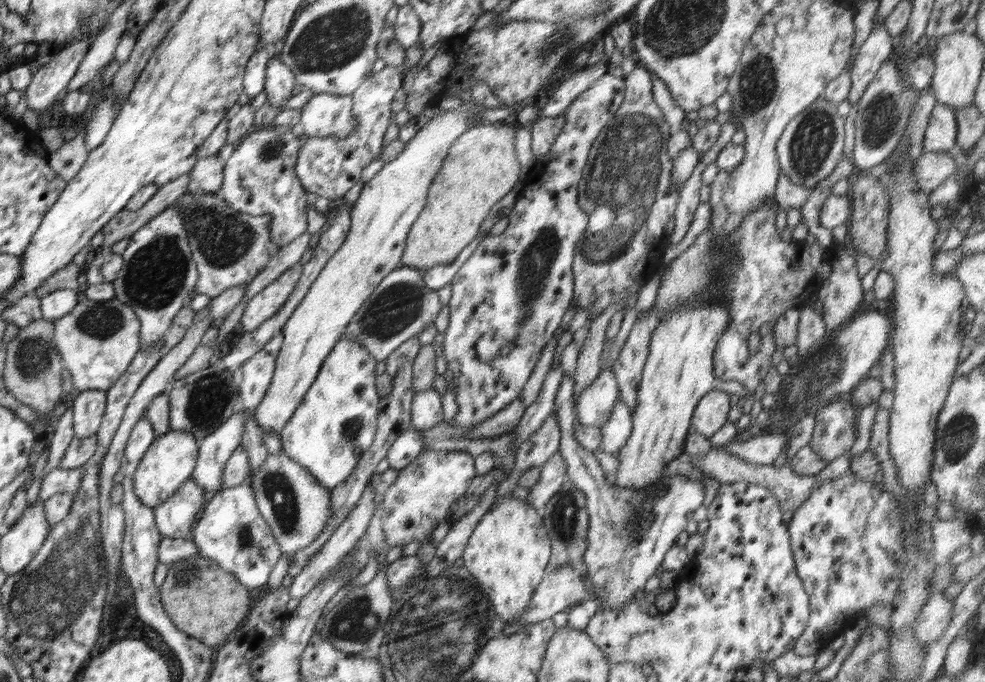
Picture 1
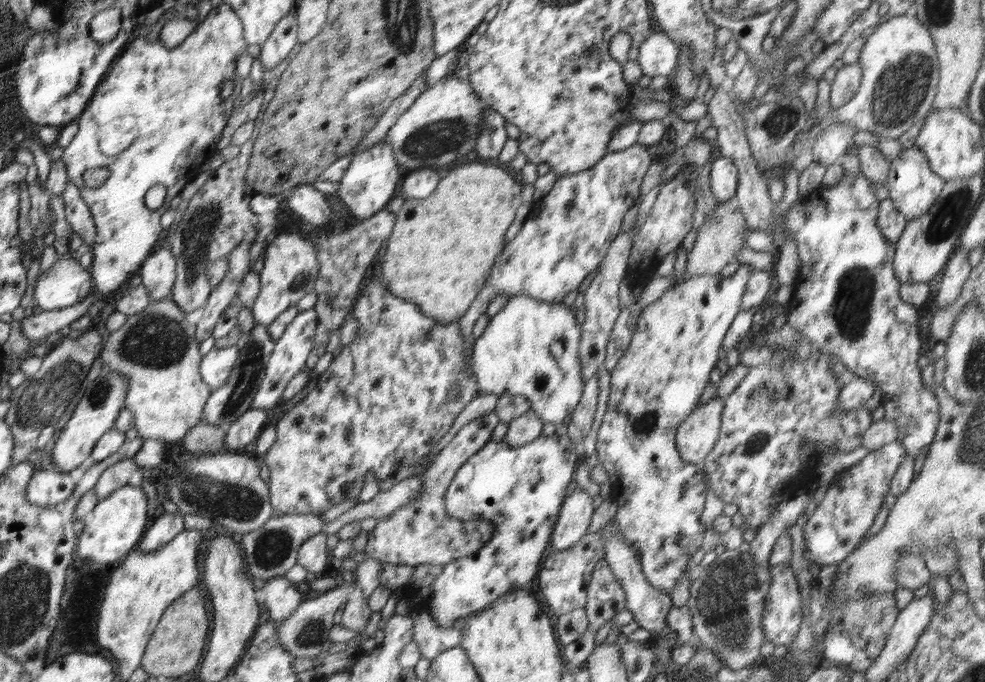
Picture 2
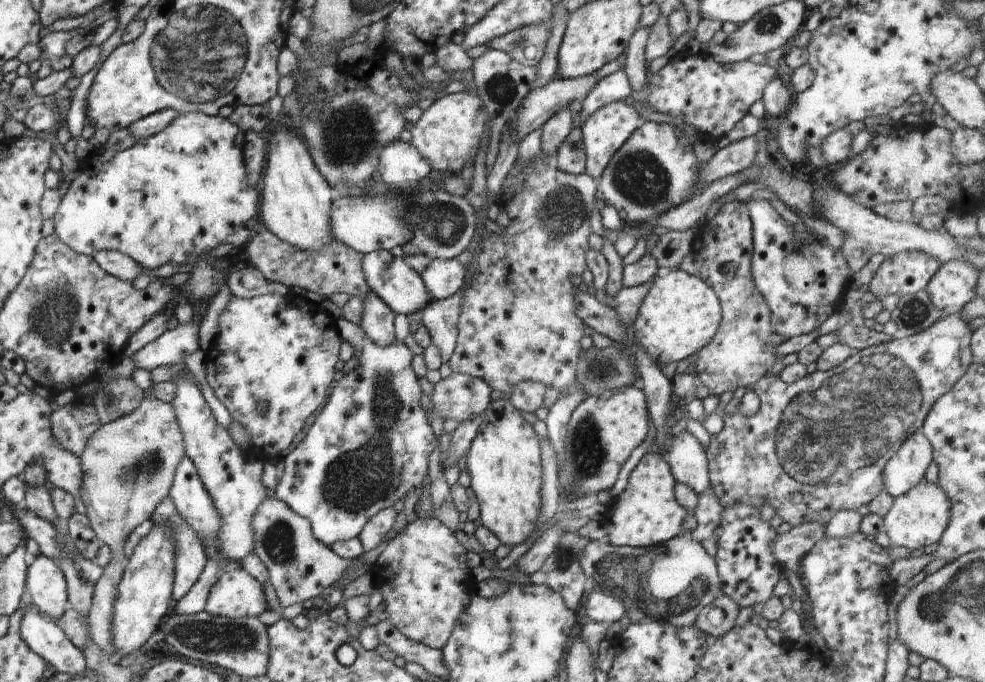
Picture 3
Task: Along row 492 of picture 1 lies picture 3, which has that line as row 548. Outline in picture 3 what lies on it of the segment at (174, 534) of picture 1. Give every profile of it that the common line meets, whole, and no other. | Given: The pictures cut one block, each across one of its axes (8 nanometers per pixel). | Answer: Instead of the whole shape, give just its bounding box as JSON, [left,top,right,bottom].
[150,497,209,601]

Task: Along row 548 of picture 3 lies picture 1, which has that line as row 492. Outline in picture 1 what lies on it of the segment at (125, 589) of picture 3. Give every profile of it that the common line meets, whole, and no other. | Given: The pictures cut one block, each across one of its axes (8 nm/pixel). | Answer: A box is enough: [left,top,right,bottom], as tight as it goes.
[132,430,199,508]

